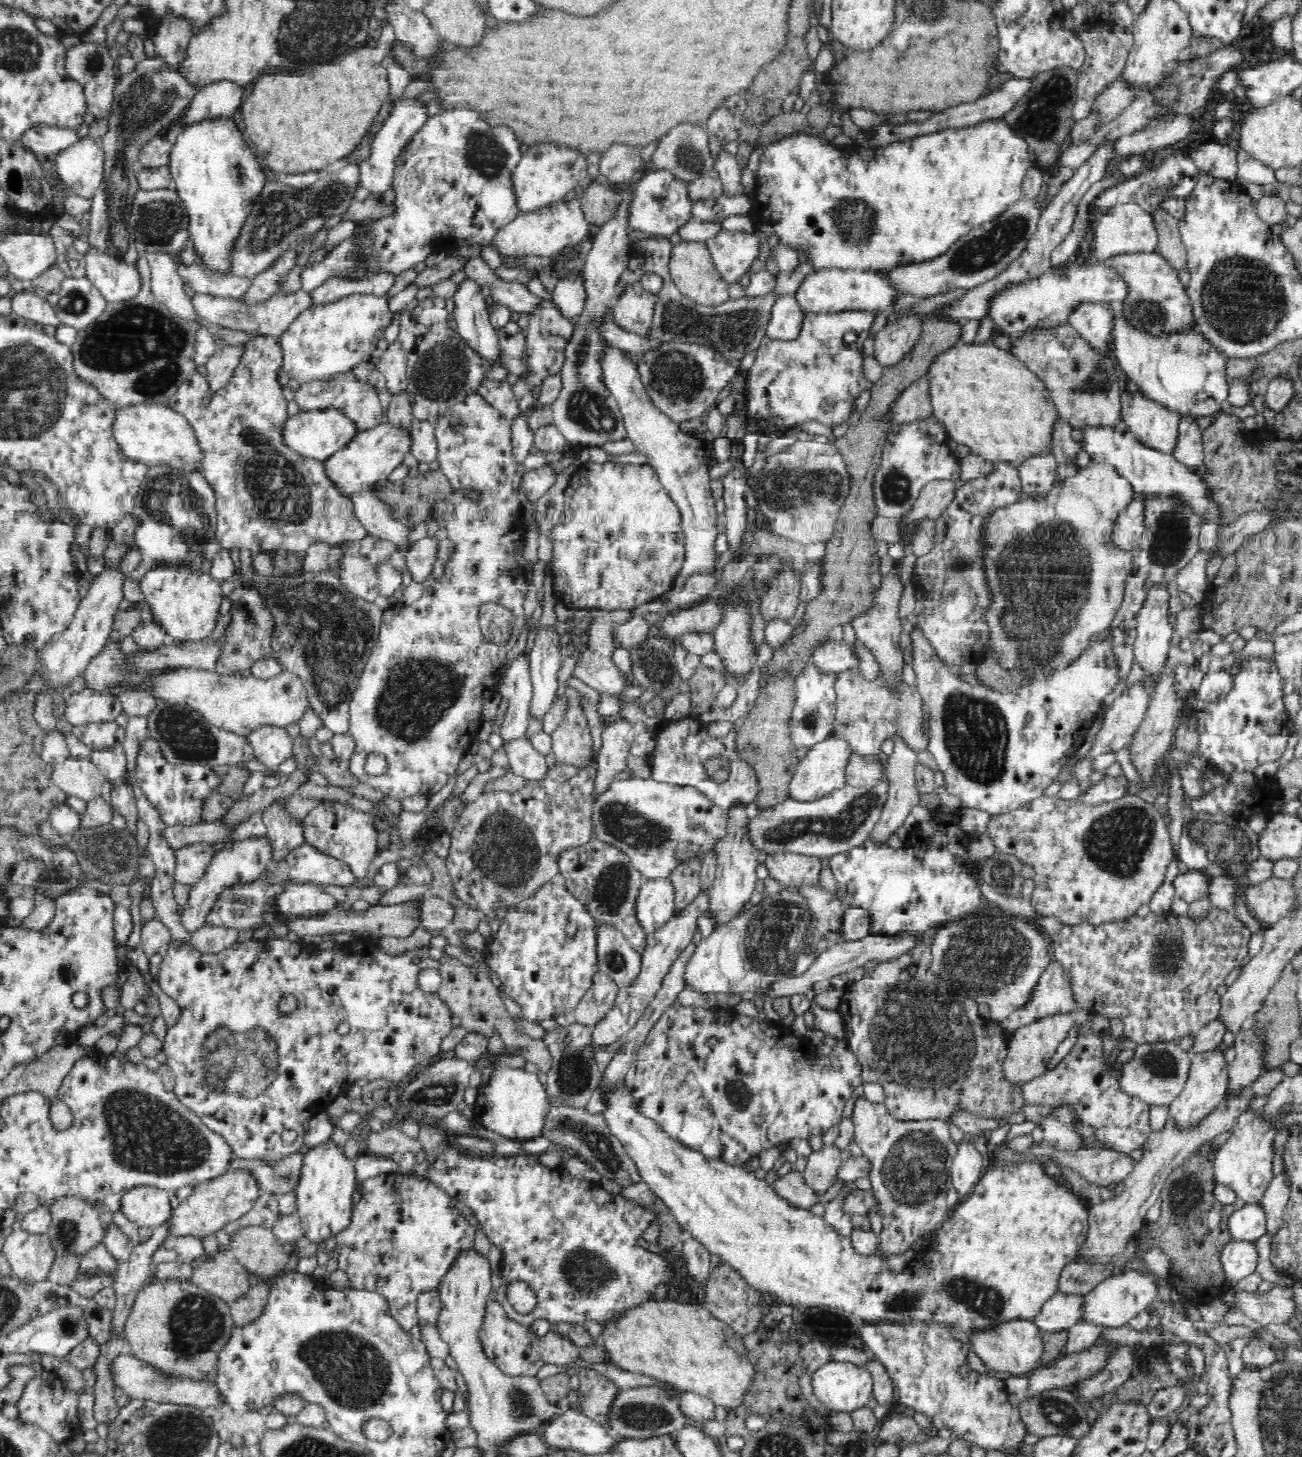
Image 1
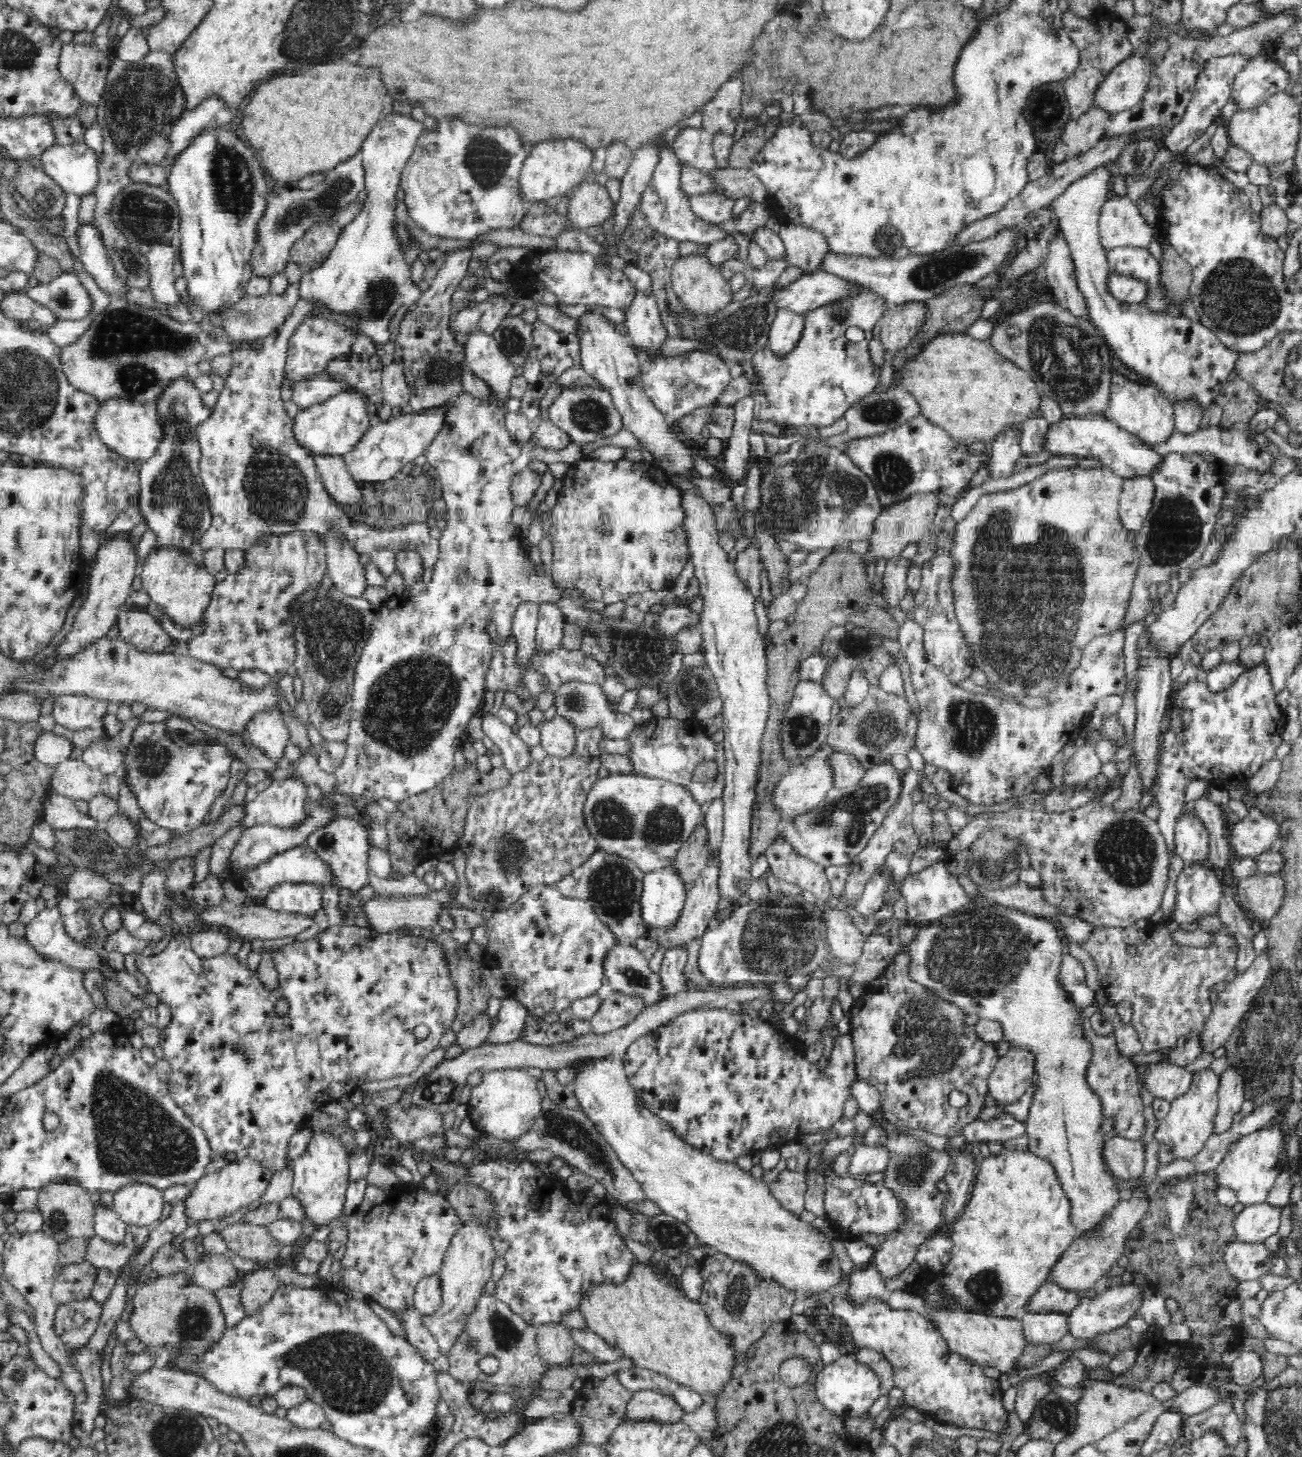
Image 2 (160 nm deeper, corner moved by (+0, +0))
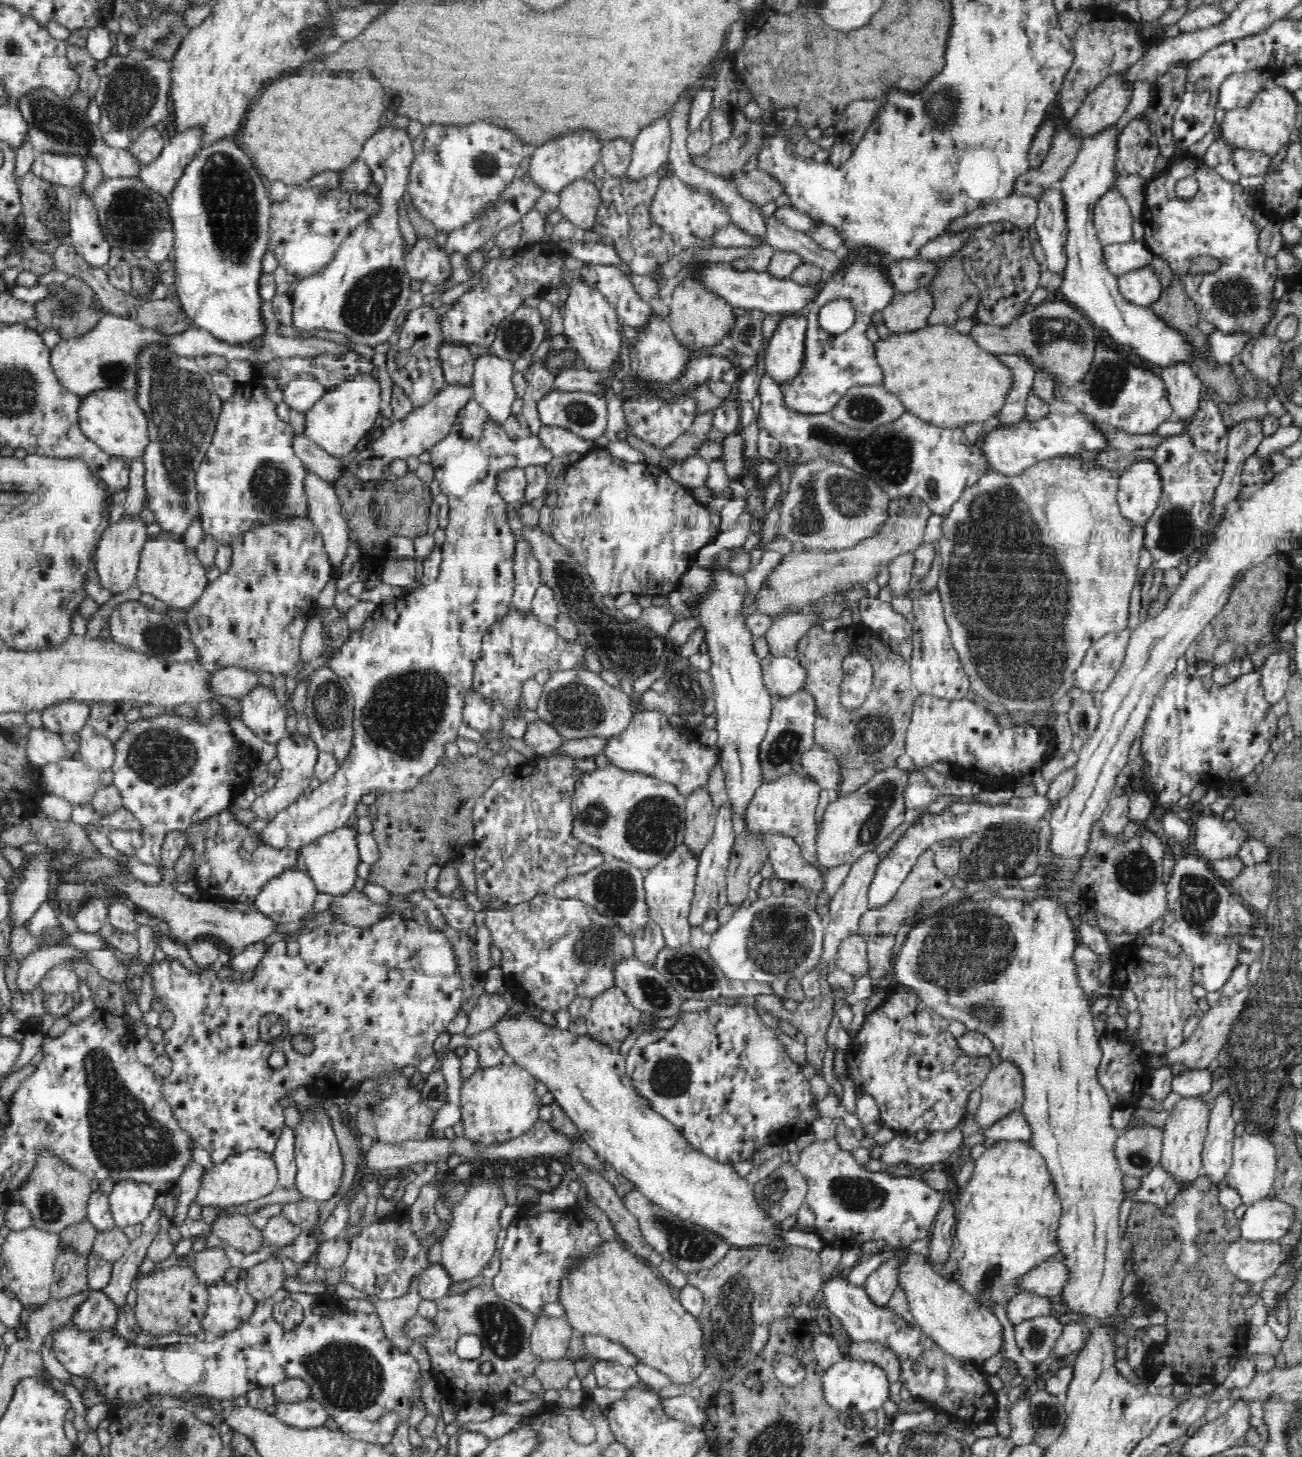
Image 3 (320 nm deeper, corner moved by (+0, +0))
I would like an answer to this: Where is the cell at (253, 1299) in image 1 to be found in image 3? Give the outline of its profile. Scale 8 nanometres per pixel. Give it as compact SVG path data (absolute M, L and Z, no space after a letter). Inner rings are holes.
M278 1258L262 1261L247 1271L247 1291L257 1302L272 1298L282 1288L284 1267Z

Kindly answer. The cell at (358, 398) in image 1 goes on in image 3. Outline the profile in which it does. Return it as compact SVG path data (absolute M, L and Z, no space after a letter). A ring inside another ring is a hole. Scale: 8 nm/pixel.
M292 380L283 387L283 401L293 413L306 413L329 389L318 380Z

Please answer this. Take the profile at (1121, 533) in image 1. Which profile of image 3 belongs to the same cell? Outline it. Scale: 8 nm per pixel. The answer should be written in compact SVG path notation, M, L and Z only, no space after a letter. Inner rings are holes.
M1138 460L1119 477L1117 504L1122 516L1134 526L1143 527L1156 511L1162 483L1152 460Z

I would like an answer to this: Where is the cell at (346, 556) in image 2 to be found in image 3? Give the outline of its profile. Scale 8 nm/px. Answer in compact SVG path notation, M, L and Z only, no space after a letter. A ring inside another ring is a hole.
M307 470L306 493L309 499L309 518L317 526L323 538L323 547L329 556L332 576L342 576L340 568L348 558L348 542L351 538L346 519L341 514L341 501L336 488Z

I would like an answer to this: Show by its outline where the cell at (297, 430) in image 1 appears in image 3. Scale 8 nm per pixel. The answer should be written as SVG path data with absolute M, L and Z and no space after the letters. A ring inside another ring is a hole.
M357 375L351 380L329 389L323 398L318 400L303 416L304 420L304 437L308 437L312 443L323 448L328 453L343 458L349 458L358 443L367 436L374 428L378 412L381 411L381 388L375 375Z

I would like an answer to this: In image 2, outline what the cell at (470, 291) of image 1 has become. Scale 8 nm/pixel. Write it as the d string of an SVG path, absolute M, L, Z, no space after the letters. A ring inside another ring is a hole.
M472 329L467 332L467 338L466 366L495 391L495 398L499 400L496 405L502 407L500 402L509 400L511 382L516 377L514 365L502 353L493 333Z

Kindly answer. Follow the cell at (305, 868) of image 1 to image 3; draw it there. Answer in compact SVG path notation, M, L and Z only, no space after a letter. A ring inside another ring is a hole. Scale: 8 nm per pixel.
M230 809L192 824L186 832L189 834L188 847L193 850L194 862L197 862L196 884L204 901L242 903L253 907L264 886L284 872L296 869L298 858L303 856L300 851L290 848L257 847L256 832L246 827L242 818L234 817Z

